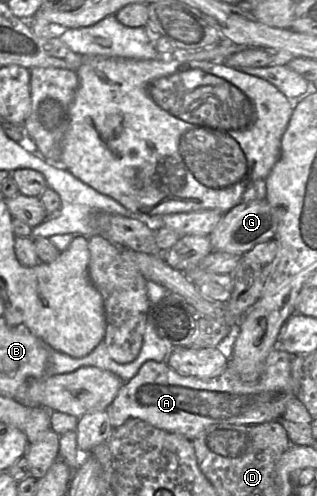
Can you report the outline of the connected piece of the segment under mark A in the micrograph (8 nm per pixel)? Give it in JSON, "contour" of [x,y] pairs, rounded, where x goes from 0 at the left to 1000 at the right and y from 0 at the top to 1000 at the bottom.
{"contour":[[[868,700],[839,722],[826,756],[795,772],[763,768],[722,732],[691,758],[631,764],[568,756],[521,730],[470,726],[426,760],[379,782],[334,829],[356,863],[432,843],[599,889],[672,855],[798,857],[874,849],[905,810],[931,798],[921,722],[915,712]]]}

